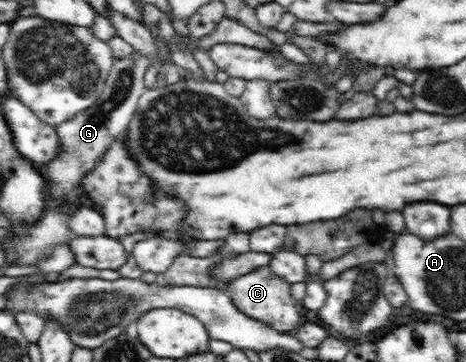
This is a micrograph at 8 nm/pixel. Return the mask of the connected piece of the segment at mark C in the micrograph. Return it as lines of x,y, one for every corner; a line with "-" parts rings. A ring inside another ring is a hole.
261,266
245,275
237,276
229,283
228,292
233,304
252,319
260,320
275,331
293,333
304,322
300,302
291,295
291,286
282,277
275,275
270,266

